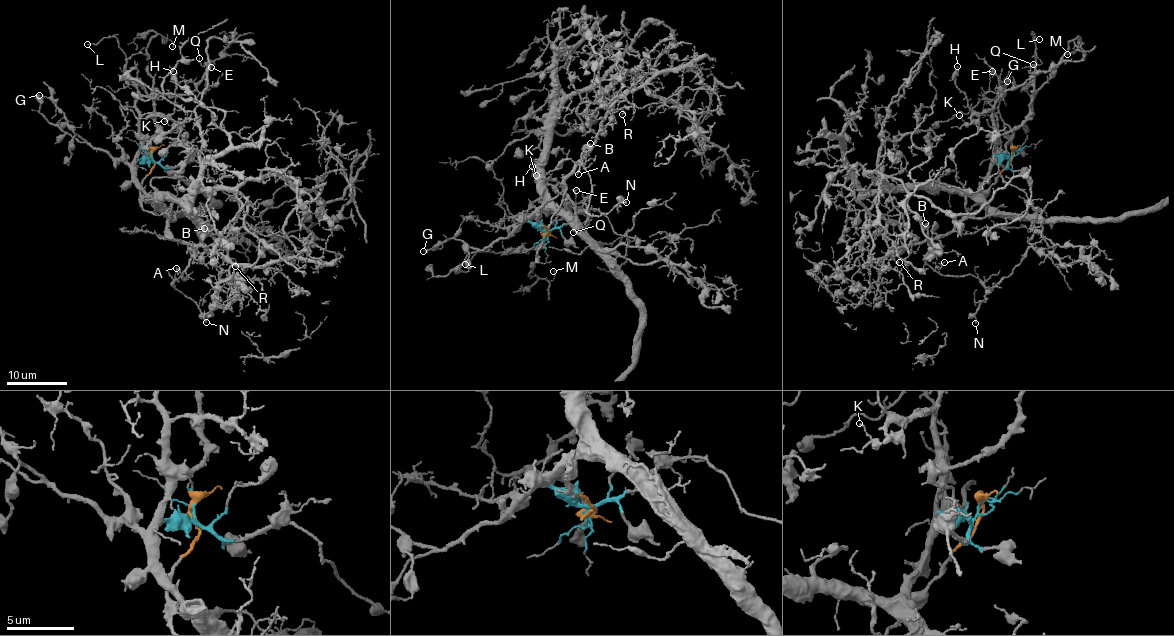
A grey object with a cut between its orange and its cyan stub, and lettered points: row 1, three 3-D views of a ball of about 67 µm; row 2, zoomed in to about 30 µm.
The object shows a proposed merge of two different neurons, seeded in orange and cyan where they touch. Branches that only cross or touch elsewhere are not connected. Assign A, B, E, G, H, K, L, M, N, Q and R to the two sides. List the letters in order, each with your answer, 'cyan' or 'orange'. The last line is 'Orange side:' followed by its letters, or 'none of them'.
A: orange
B: orange
E: cyan
G: cyan
H: cyan
K: cyan
L: cyan
M: cyan
N: orange
Q: cyan
R: orange
Orange side: A, B, N, R

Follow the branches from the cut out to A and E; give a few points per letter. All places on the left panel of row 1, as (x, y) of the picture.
A: (152, 157), (139, 191), (143, 207), (169, 217), (166, 235), (187, 246), (191, 259), (182, 275), (177, 267)
E: (152, 156), (137, 158), (139, 110), (135, 102), (141, 96), (159, 97), (201, 91), (210, 67)

